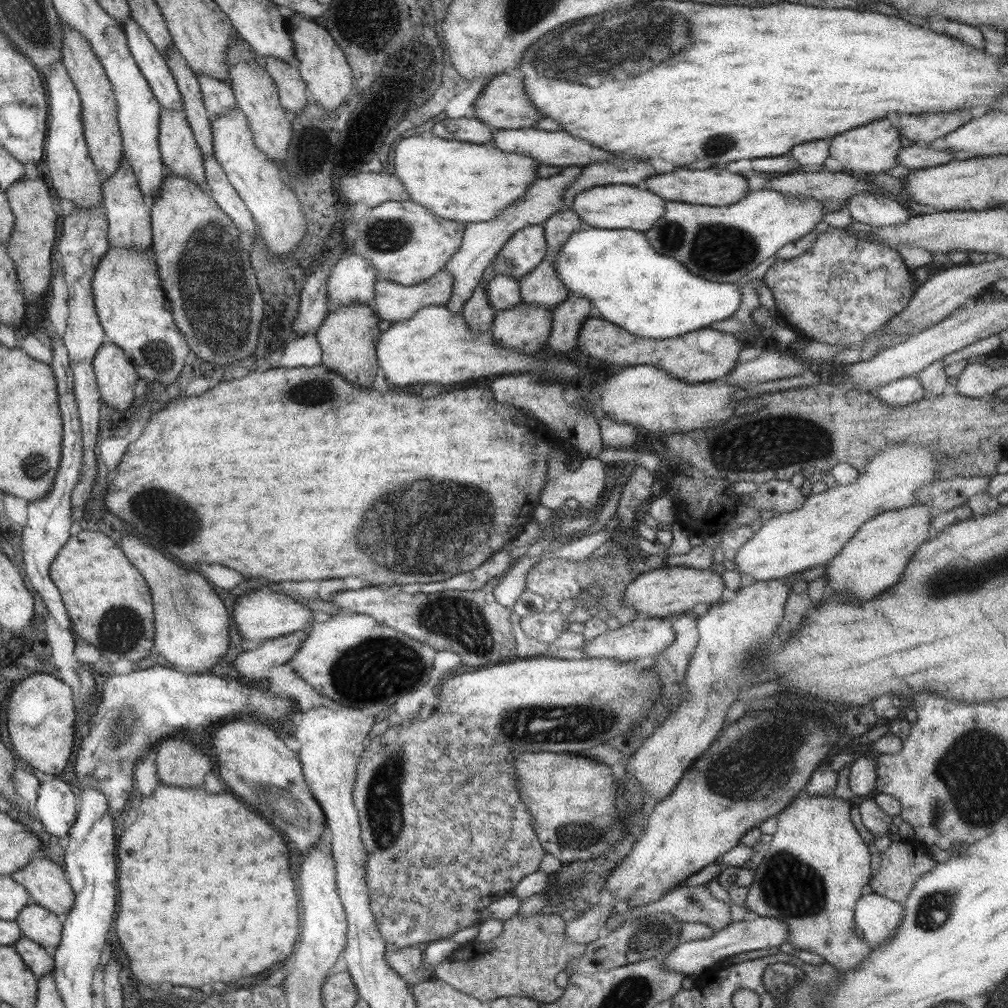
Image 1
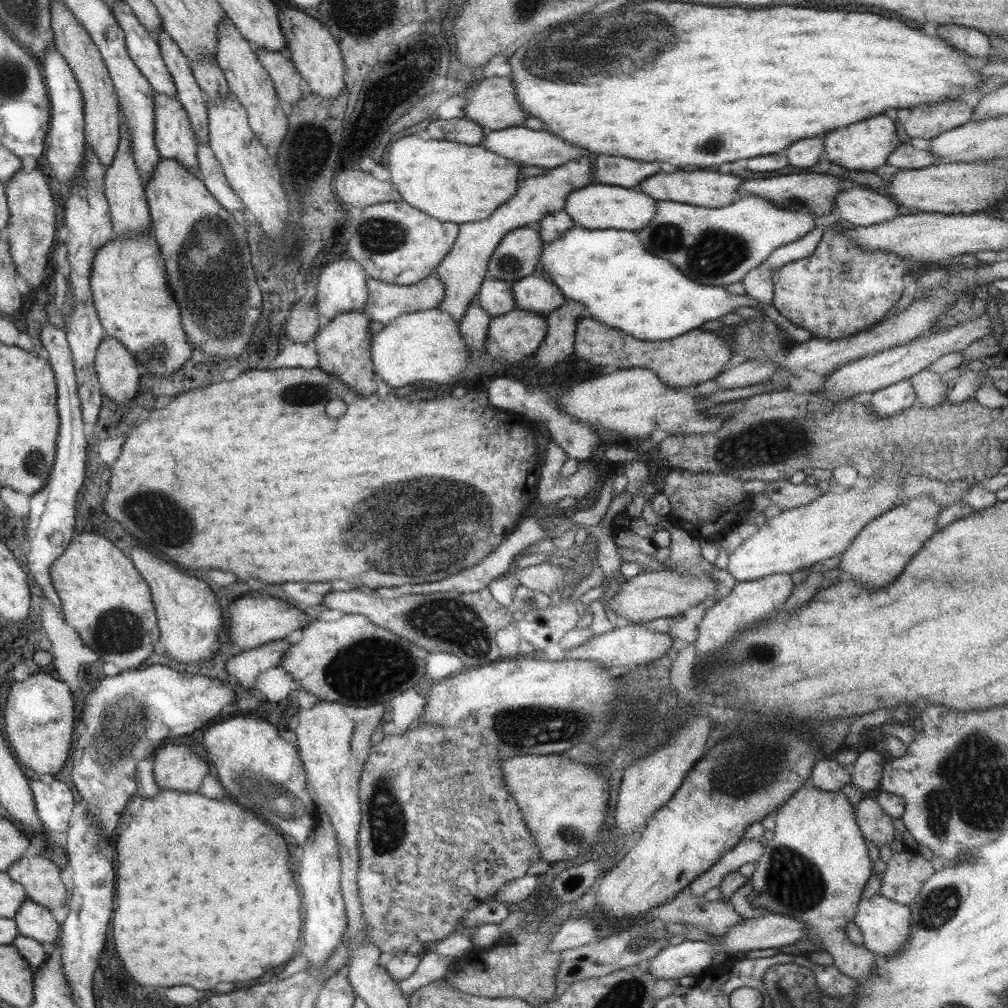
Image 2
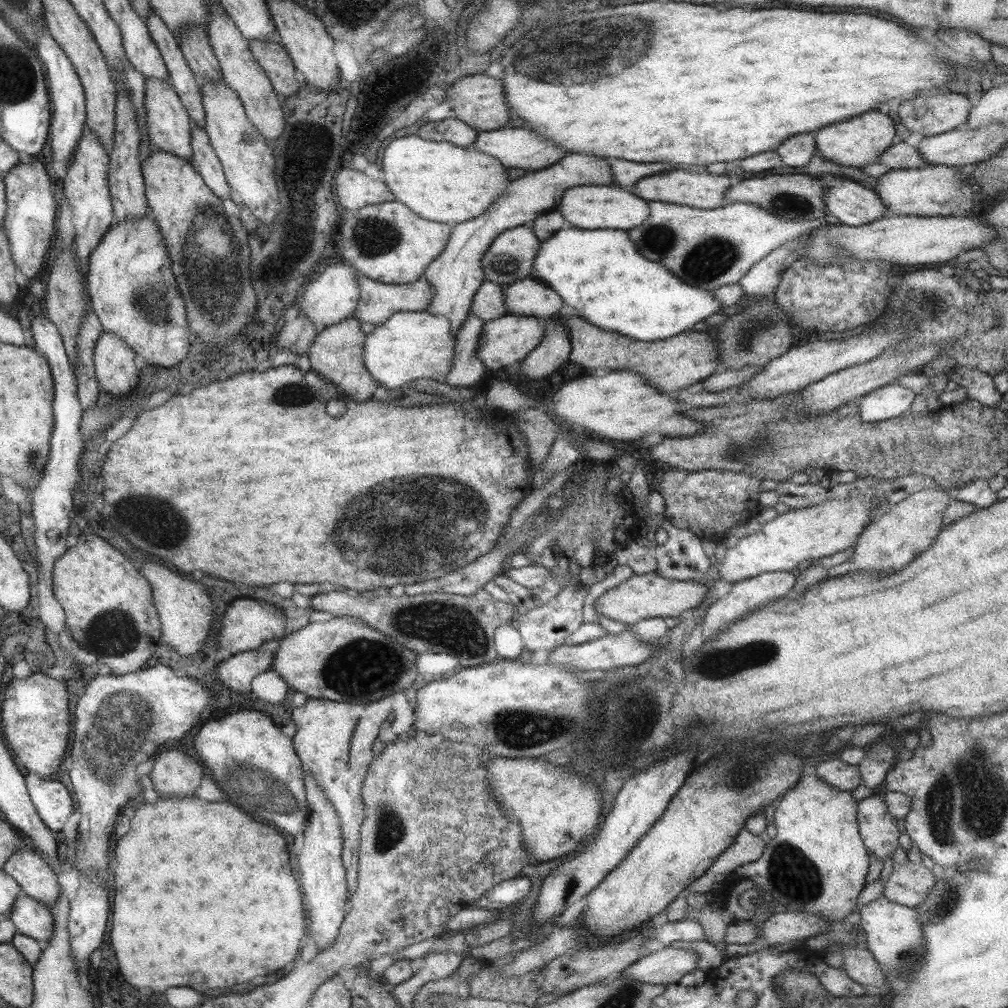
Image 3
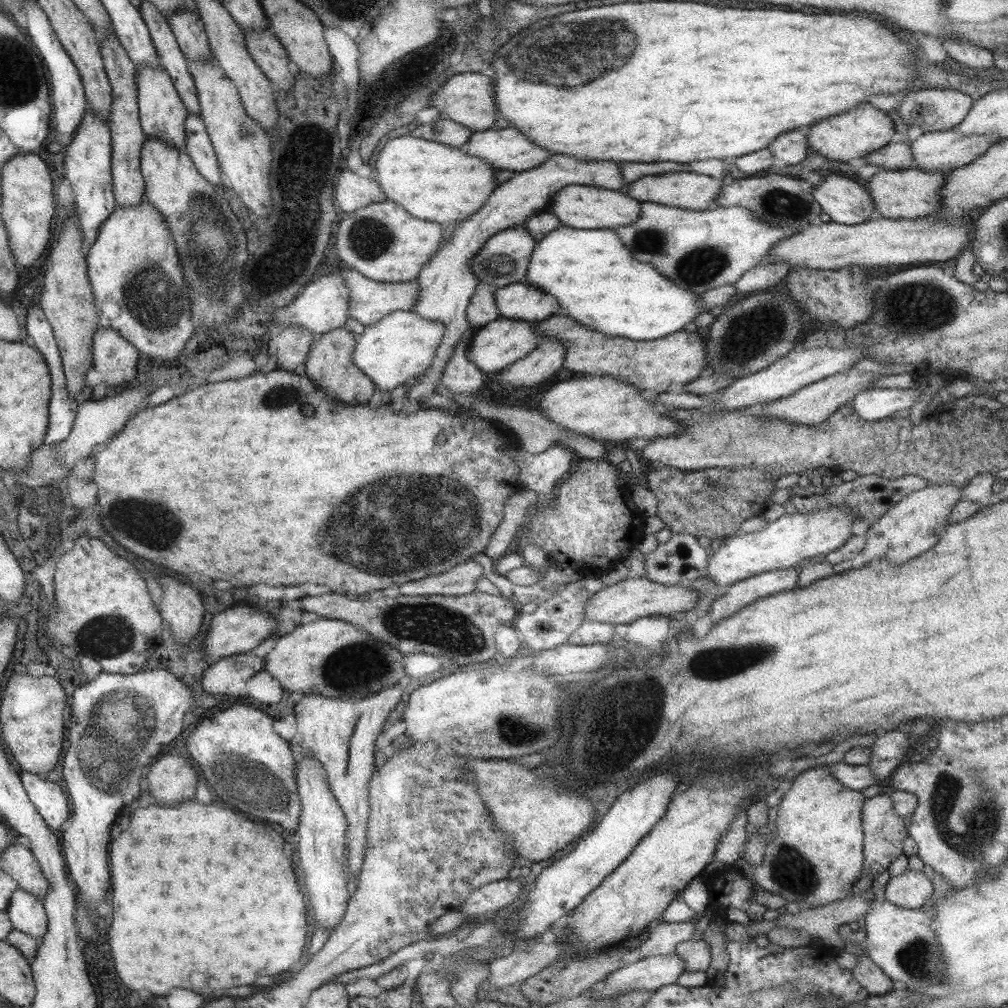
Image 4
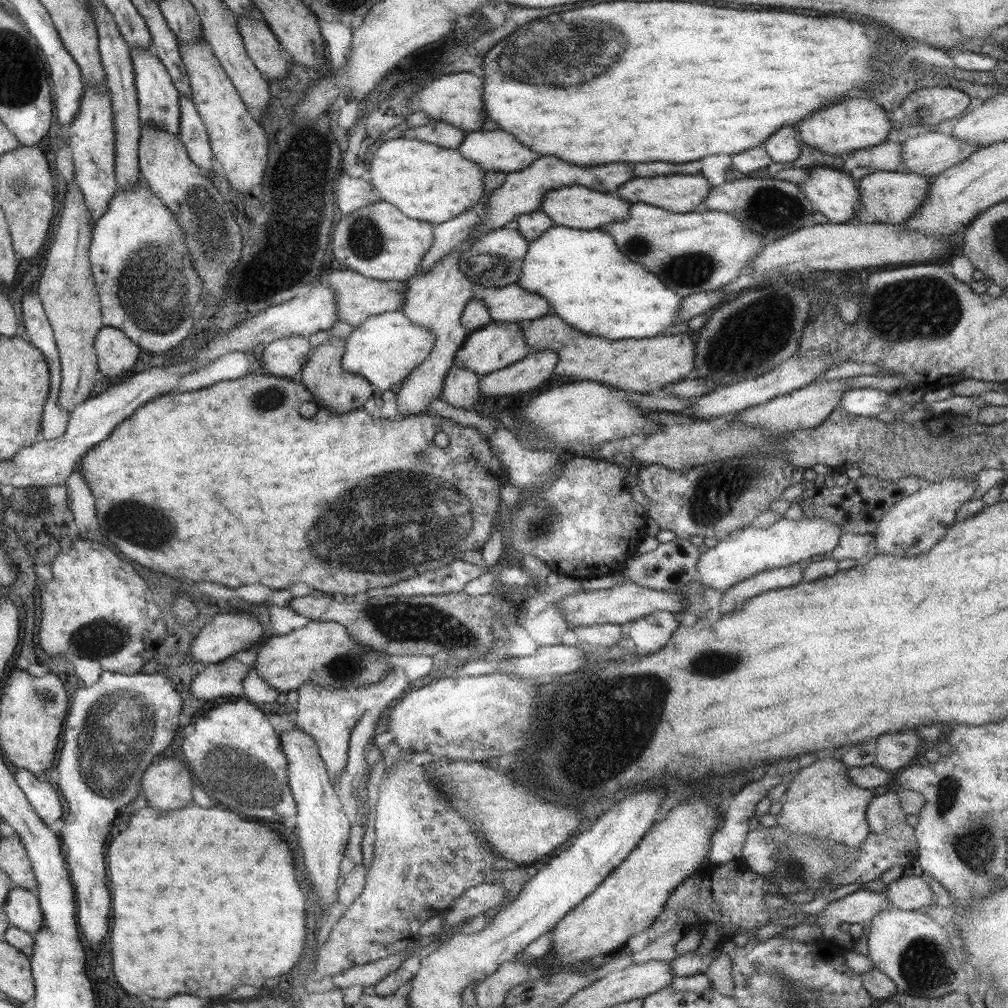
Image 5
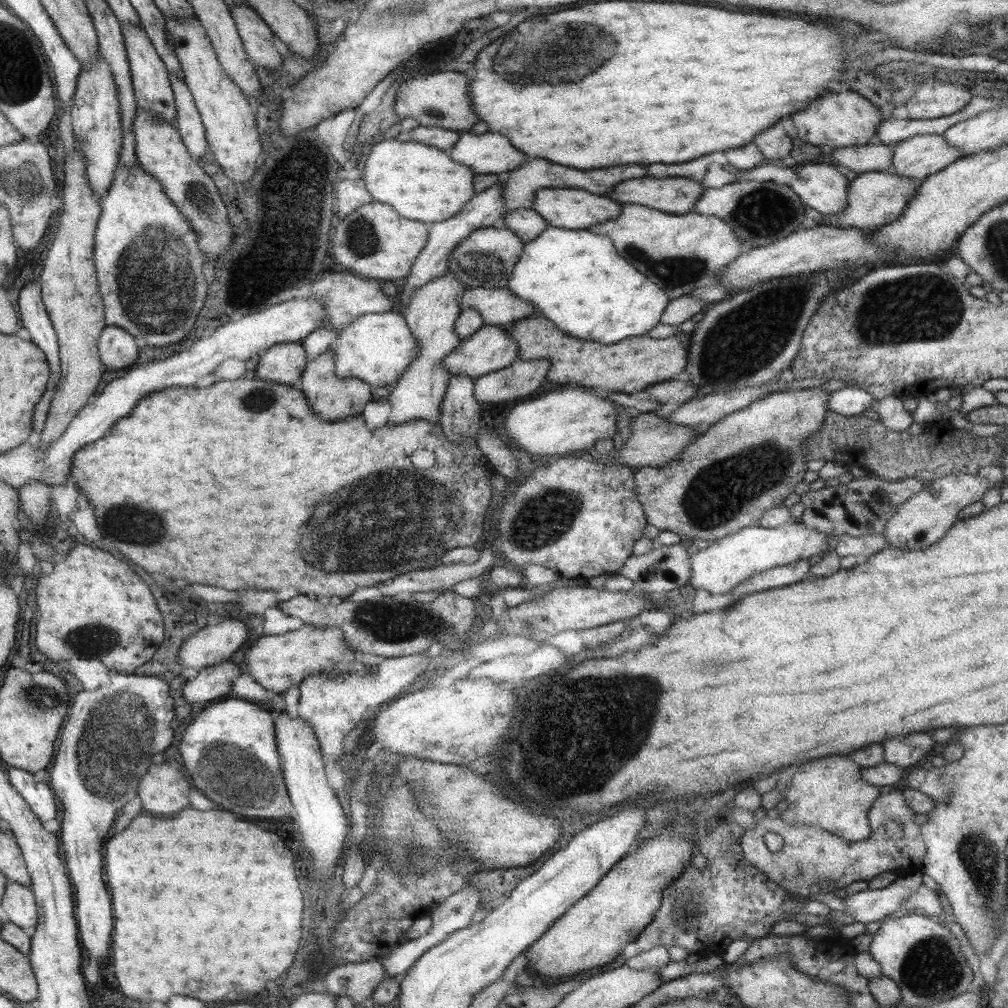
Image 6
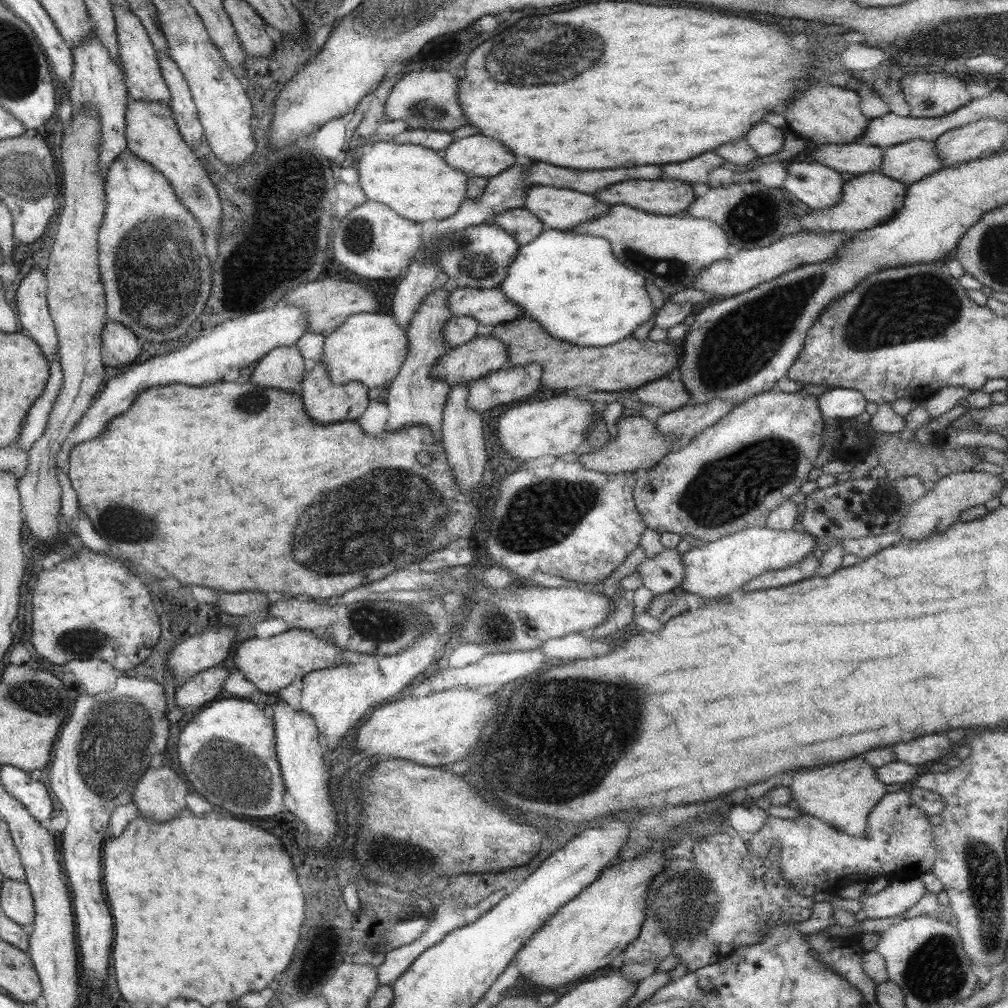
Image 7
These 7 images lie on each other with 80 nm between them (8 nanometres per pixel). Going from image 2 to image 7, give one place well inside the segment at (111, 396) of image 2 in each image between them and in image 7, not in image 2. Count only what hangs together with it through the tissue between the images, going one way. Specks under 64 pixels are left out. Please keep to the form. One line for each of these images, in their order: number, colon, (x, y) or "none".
3: (115, 372)
4: (114, 358)
5: (116, 354)
6: (116, 348)
7: (119, 345)

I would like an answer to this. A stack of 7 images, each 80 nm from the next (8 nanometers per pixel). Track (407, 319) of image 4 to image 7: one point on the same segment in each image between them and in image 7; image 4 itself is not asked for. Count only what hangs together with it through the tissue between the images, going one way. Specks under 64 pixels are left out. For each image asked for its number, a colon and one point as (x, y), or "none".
5: (385, 348)
6: (375, 348)
7: (368, 348)

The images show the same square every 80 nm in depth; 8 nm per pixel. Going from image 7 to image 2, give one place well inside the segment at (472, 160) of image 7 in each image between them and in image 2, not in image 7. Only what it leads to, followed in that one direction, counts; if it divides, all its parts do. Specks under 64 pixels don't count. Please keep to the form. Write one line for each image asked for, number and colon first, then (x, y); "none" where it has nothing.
2: (525, 146)
3: (519, 147)
4: (505, 149)
5: (496, 150)
6: (489, 153)

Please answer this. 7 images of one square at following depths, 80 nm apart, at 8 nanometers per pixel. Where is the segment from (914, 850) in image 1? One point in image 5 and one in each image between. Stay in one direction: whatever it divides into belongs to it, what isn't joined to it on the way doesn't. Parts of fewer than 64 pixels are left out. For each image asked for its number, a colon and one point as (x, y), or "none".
2: (905, 873)
3: (908, 884)
4: (910, 889)
5: (907, 892)

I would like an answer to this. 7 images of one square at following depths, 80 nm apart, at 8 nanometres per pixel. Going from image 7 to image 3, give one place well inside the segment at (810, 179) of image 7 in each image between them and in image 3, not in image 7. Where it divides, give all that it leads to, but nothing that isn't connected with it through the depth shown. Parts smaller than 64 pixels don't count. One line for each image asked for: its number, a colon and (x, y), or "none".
3: (853, 204)
4: (846, 202)
5: (832, 192)
6: (822, 186)

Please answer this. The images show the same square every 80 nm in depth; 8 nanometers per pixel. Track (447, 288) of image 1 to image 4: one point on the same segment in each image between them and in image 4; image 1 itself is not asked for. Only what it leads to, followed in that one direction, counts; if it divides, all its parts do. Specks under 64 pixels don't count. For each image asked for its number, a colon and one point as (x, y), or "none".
2: (385, 301)
3: (377, 300)
4: (369, 300)

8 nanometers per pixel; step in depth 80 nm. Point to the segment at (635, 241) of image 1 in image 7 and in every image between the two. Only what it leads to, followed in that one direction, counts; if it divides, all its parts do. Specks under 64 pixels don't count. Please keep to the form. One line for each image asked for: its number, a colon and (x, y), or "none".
2: (608, 271)
3: (598, 274)
4: (597, 283)
5: (585, 279)
6: (574, 278)
7: (571, 284)

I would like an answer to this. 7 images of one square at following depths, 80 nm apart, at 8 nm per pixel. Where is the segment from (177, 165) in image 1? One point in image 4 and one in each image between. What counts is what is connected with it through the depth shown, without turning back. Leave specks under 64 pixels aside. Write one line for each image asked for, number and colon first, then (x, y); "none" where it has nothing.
2: (174, 138)
3: (167, 124)
4: (161, 114)

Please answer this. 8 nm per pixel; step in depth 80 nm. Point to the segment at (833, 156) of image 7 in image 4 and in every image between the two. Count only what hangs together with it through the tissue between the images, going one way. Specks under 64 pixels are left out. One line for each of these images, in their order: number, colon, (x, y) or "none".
4: (896, 156)
5: (886, 157)
6: (874, 157)

